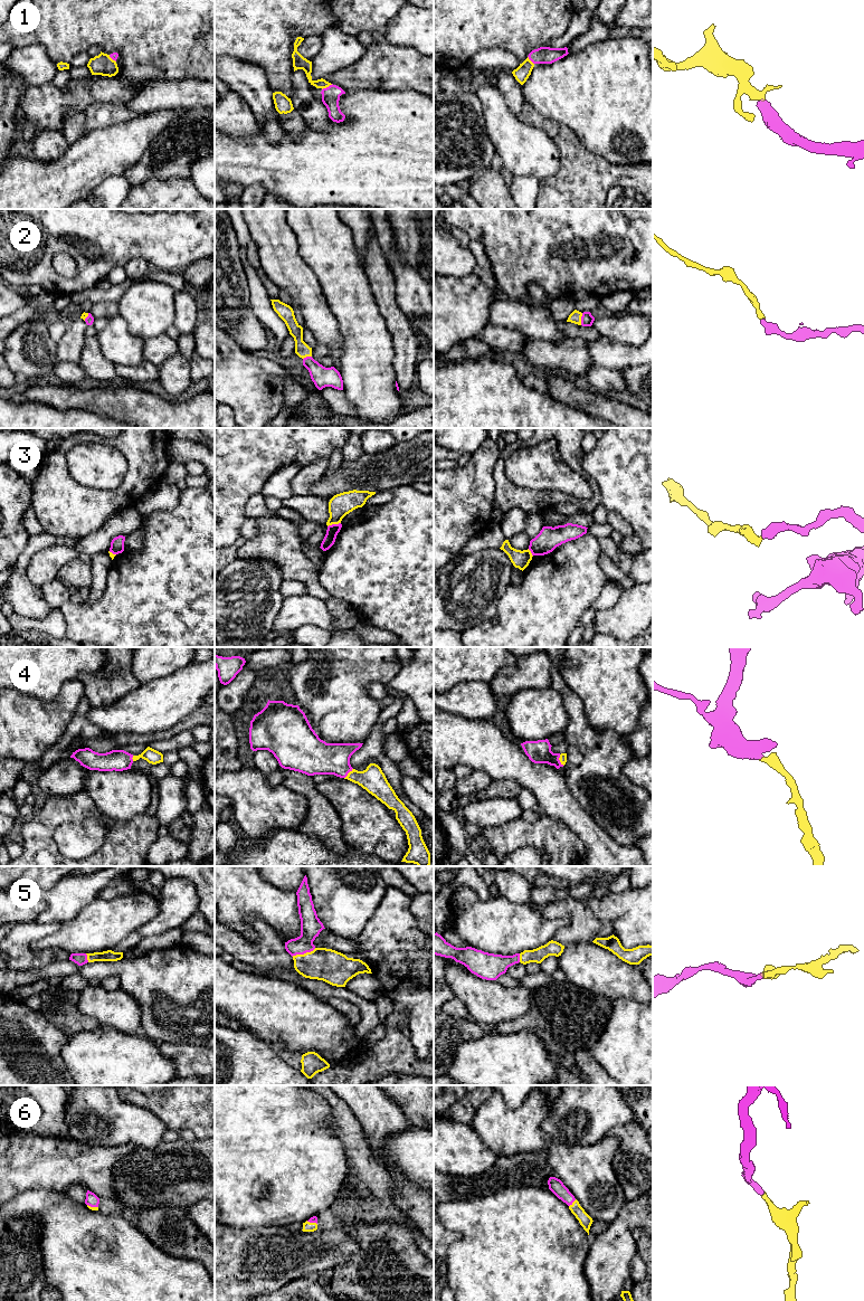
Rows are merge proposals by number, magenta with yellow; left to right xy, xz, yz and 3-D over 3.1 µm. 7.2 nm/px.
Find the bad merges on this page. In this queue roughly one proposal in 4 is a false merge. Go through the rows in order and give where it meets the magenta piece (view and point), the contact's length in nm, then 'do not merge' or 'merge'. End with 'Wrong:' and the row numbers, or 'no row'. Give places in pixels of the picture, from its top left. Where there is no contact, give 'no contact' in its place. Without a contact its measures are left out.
1: contact xz (326, 87); length 90 nm; merge
2: contact yz (581, 319); length 90 nm; merge
3: contact xz (333, 524); length 100 nm; do not merge
4: contact xz (348, 772); length 100 nm; merge
5: contact xz (303, 953); length 190 nm; merge
6: contact yz (572, 1202); length 80 nm; merge
Wrong: 3

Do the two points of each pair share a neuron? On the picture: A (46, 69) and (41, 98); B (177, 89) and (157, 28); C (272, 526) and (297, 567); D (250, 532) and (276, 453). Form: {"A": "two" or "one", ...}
{"A": "two", "B": "two", "C": "one", "D": "two"}

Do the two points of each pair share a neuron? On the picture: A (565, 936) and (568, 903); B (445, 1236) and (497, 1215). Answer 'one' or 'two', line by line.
A: one
B: two

